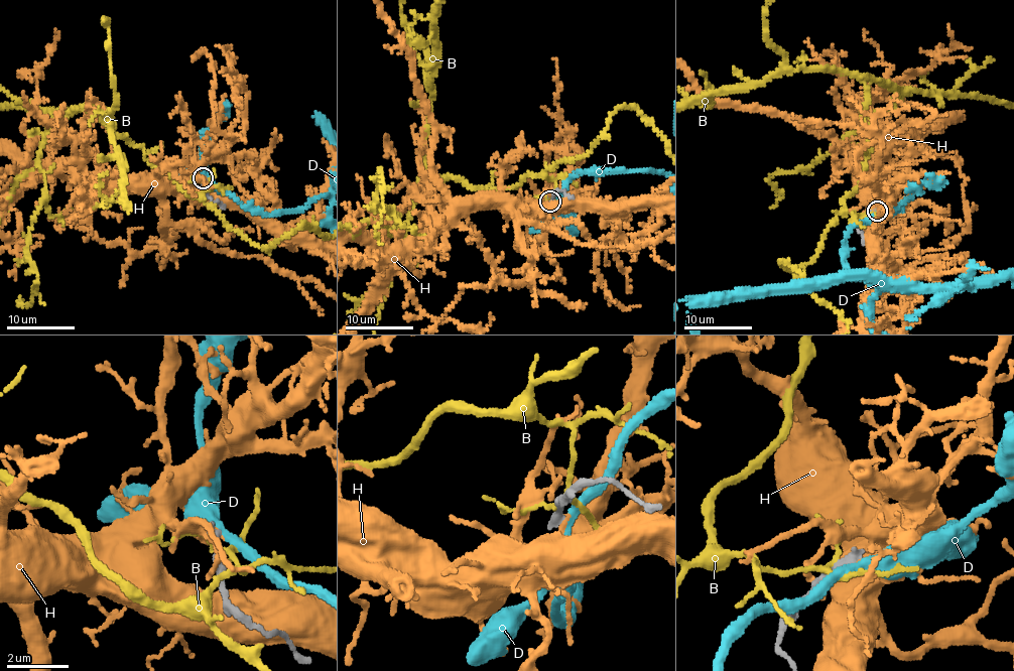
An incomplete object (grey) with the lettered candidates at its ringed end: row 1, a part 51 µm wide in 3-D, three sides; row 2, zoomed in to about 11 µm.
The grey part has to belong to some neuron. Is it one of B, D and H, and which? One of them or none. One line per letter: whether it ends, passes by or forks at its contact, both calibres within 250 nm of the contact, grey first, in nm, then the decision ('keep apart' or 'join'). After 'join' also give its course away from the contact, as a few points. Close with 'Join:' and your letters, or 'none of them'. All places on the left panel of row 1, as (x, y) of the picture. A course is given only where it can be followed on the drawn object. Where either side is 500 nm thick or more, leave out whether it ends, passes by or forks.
B: it forks | 360/150 nm | keep apart
D: it passes by | 280/320 nm | keep apart
H: it ends | 280/190 nm | keep apart
Join: none of them

